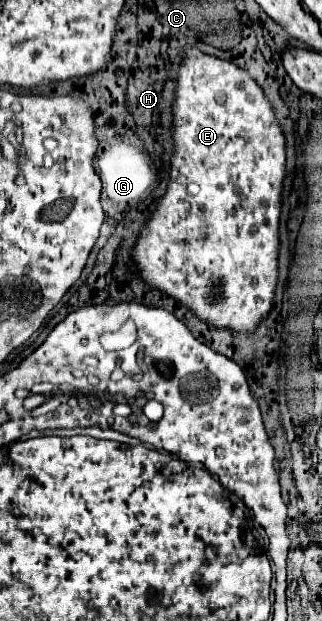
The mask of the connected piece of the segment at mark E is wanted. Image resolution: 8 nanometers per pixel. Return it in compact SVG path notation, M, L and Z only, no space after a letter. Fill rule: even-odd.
M186 47L180 69L176 75L176 87L174 87L174 103L172 103L172 157L170 157L170 173L168 173L168 189L158 199L156 209L146 219L144 227L140 229L140 235L136 237L136 245L132 249L132 271L146 281L152 289L158 289L166 293L168 297L174 297L176 301L184 303L200 321L204 321L210 327L216 329L230 329L236 333L254 333L254 329L270 315L274 307L274 291L278 283L278 251L280 251L280 207L282 207L282 189L284 189L284 177L286 177L286 137L282 133L282 127L274 115L274 109L264 93L264 89L248 75L246 69L234 65L232 61L224 61L212 55L202 53L196 47ZM190 185L198 185L196 193L190 193Z

